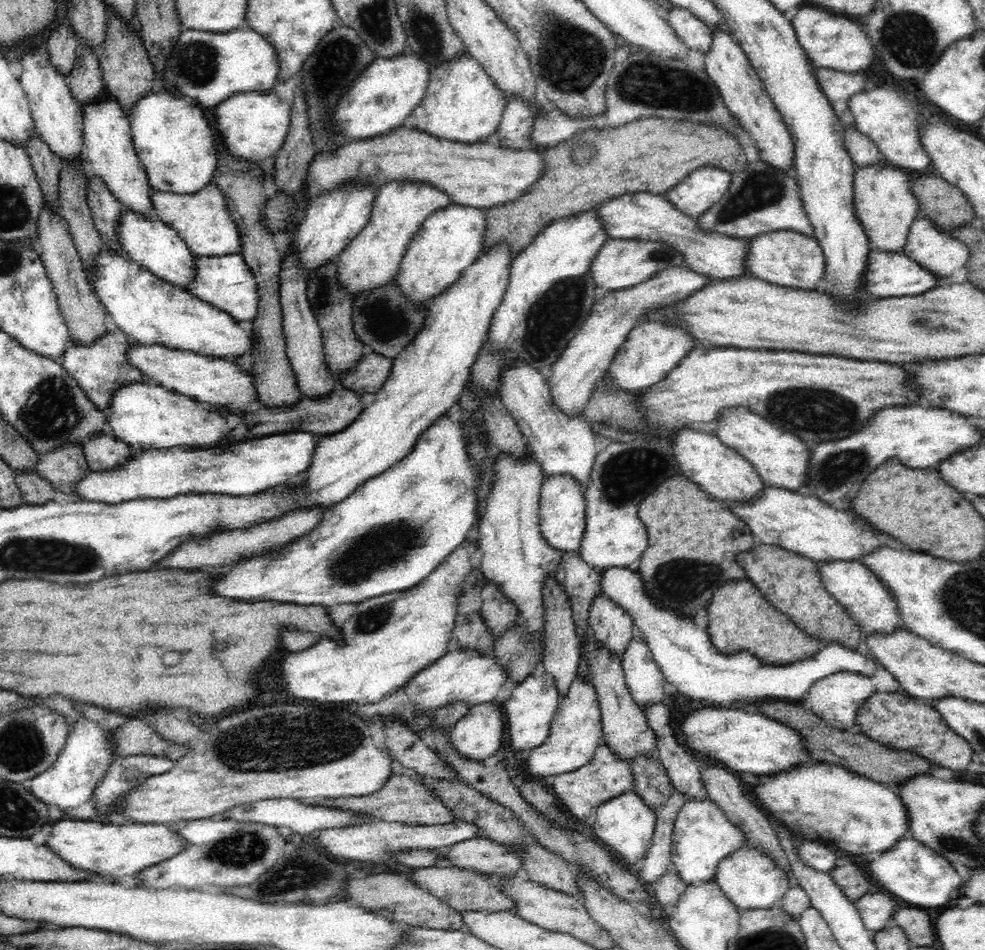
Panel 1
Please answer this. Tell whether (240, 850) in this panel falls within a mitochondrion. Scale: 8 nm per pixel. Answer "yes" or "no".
yes

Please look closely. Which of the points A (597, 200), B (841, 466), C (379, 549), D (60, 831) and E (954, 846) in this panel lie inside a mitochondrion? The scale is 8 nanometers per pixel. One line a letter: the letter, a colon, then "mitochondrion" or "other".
A: other
B: mitochondrion
C: mitochondrion
D: other
E: mitochondrion

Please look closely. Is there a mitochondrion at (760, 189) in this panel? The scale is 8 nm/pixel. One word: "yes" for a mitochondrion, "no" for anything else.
yes

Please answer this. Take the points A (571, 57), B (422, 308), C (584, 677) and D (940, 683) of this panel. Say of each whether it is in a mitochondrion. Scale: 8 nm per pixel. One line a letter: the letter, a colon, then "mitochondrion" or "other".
A: mitochondrion
B: other
C: other
D: other

